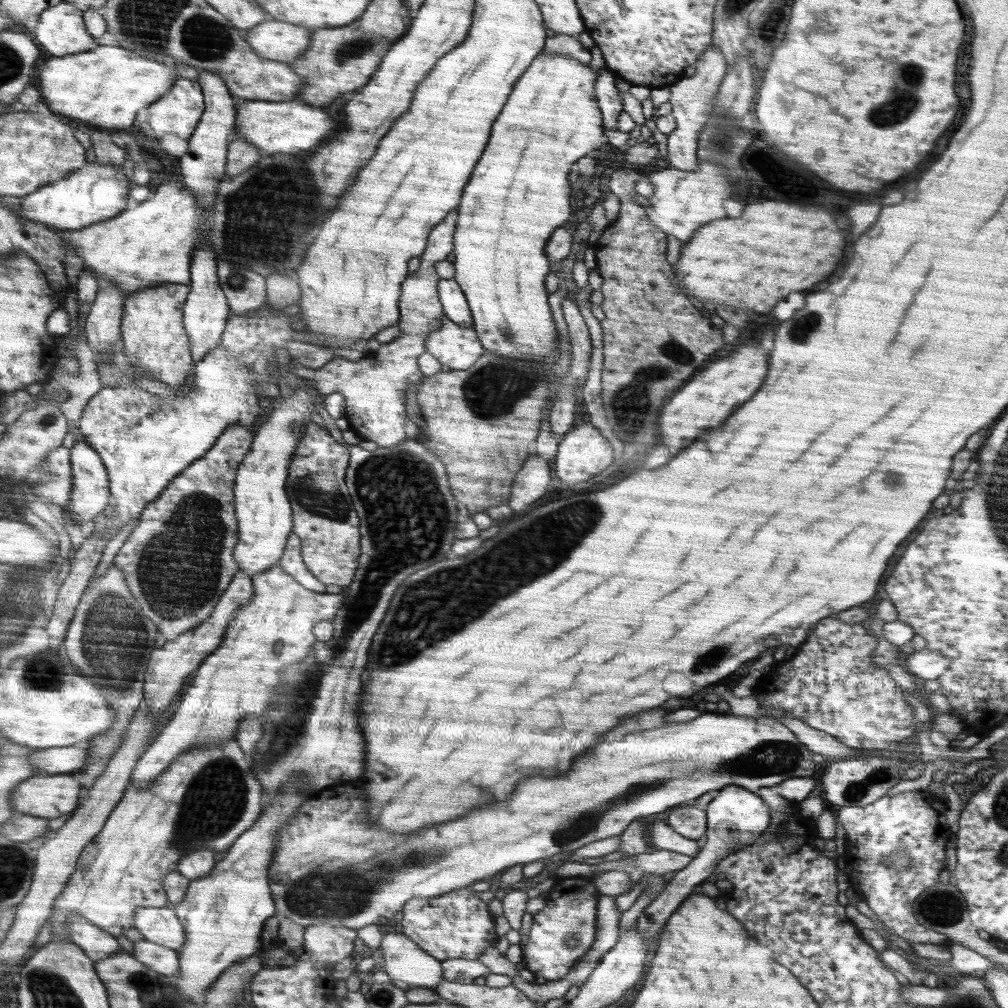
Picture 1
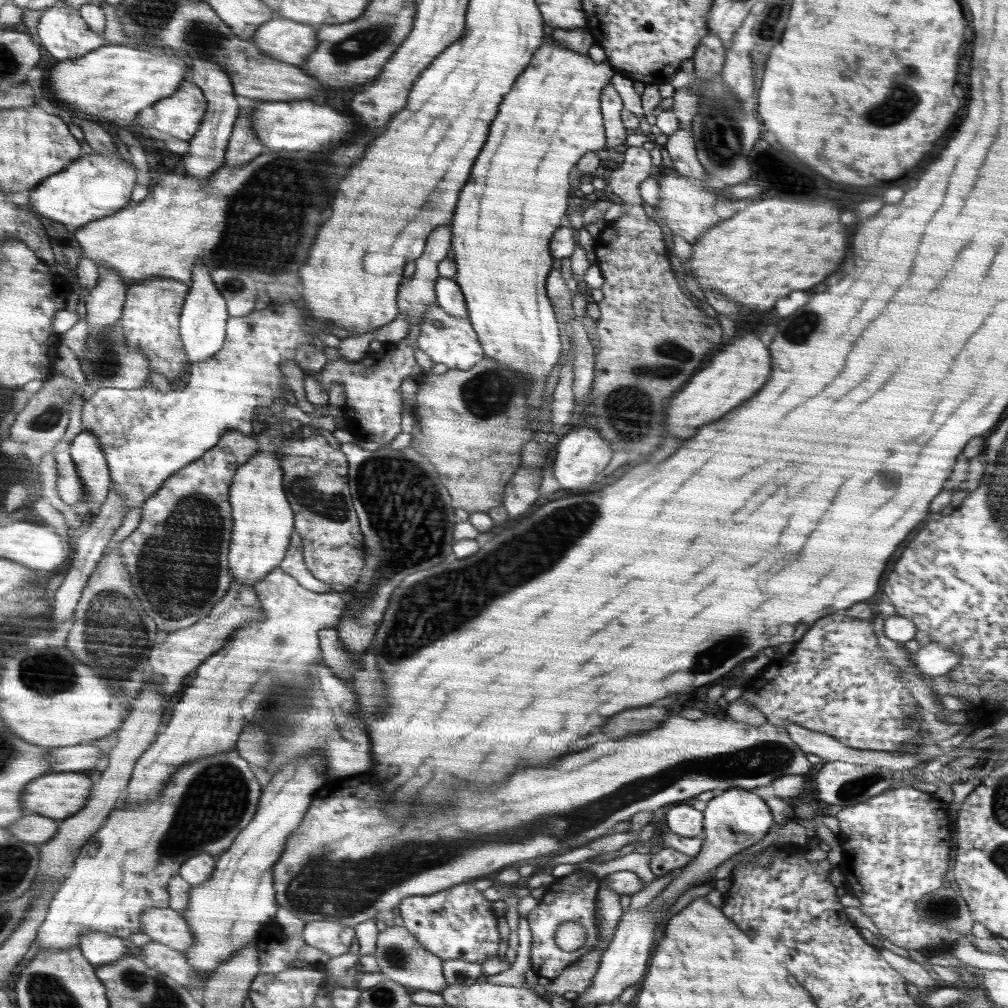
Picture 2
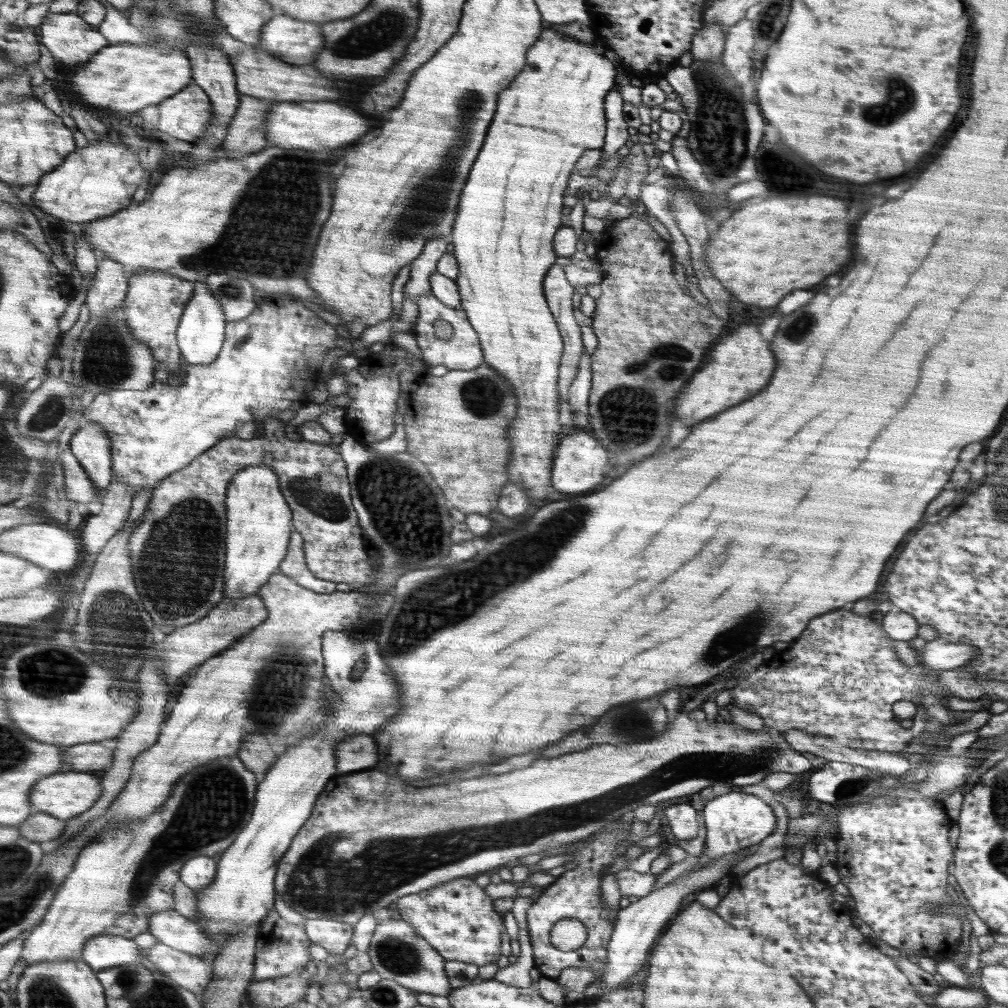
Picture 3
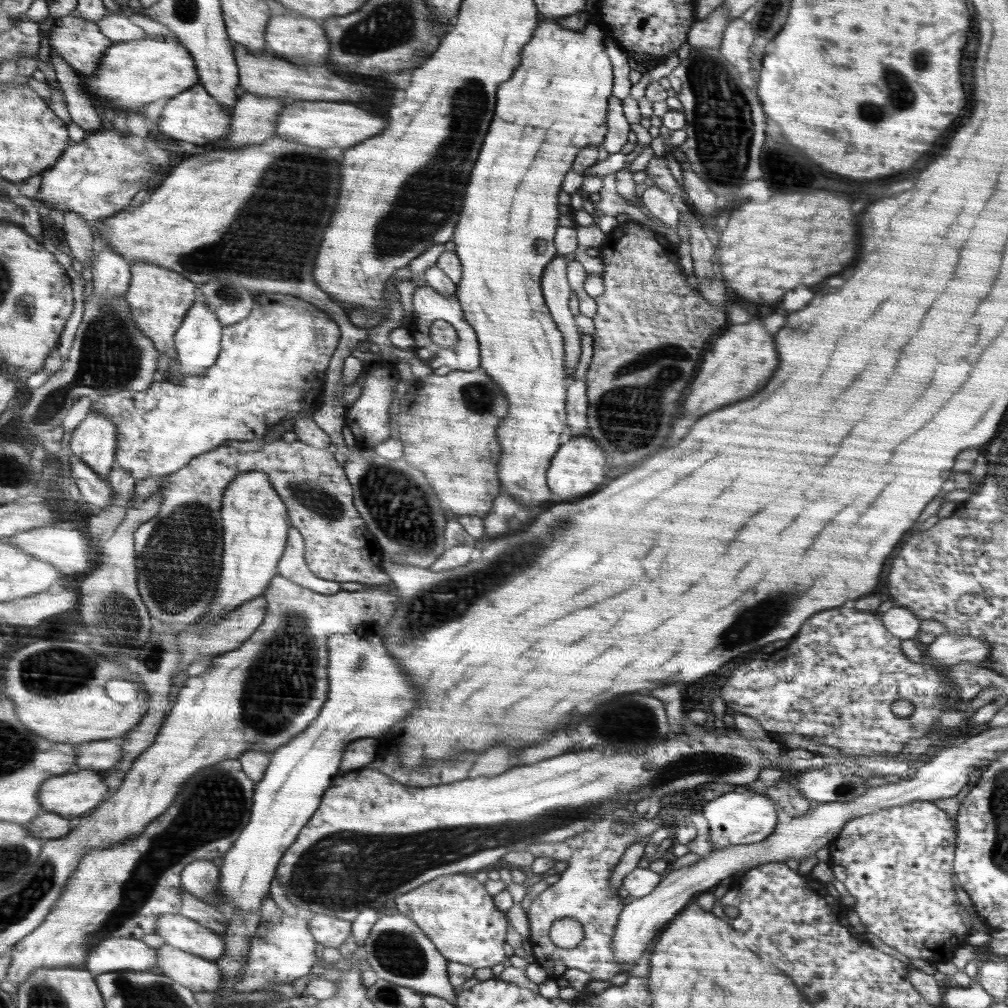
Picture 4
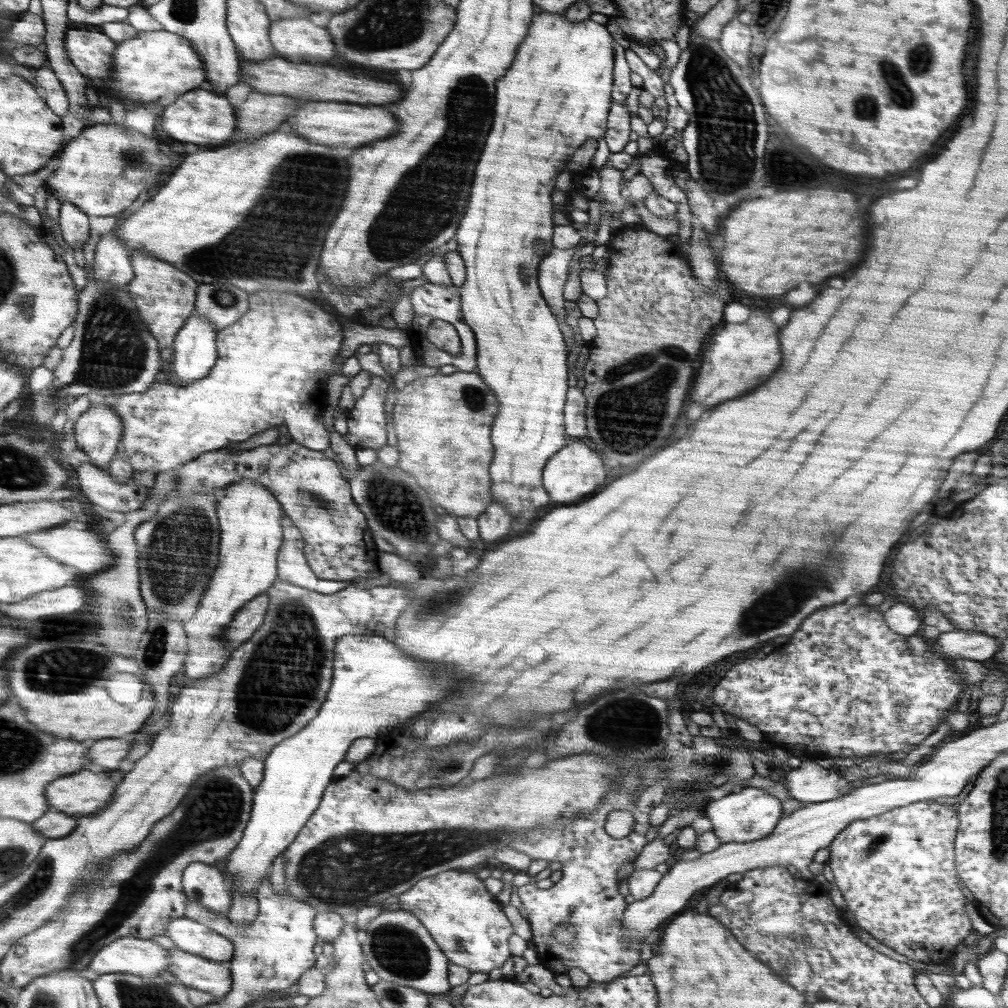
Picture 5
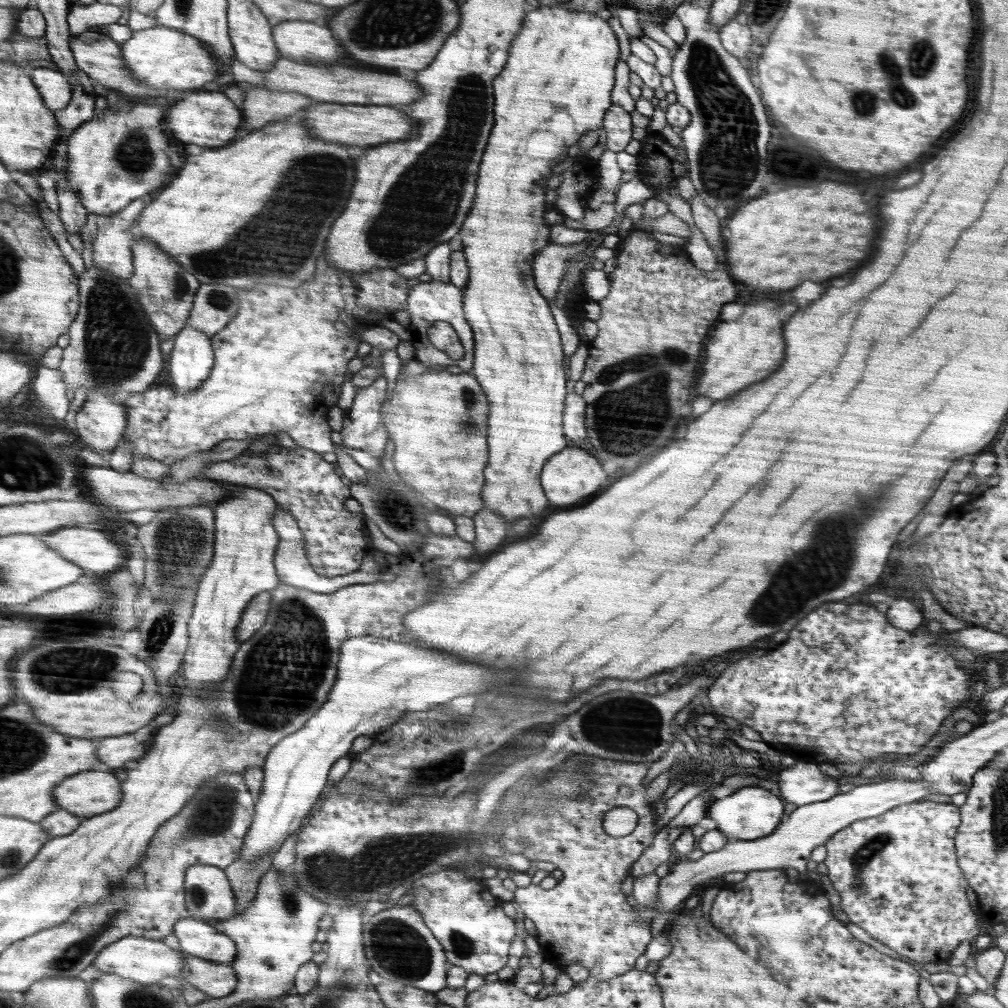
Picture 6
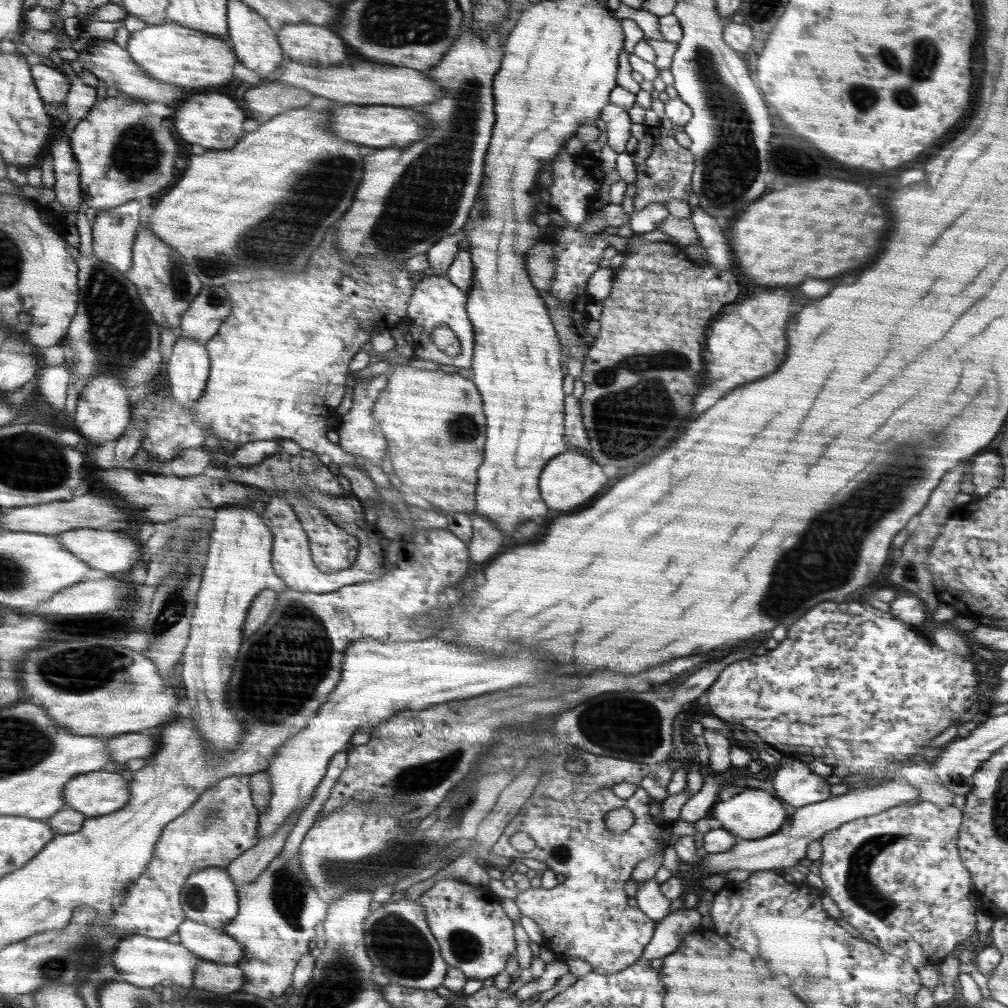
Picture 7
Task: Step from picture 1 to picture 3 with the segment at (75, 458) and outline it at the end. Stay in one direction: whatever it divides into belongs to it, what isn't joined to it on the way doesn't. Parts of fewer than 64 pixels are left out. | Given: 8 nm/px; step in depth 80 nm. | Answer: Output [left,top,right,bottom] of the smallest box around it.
[71,421,114,494]

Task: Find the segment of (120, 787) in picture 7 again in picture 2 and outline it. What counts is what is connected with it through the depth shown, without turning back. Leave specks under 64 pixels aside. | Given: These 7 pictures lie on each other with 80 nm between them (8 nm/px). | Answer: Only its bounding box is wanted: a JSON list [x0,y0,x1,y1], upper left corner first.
[23,772,92,819]

